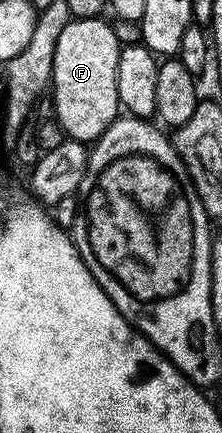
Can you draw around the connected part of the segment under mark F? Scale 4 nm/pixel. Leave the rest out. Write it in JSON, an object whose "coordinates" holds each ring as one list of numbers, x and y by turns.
{"coordinates":[[72,18,58,35,50,79,50,92,56,99,55,119,71,139,95,142,117,119,121,111,118,98,118,58,122,41,104,18]]}

